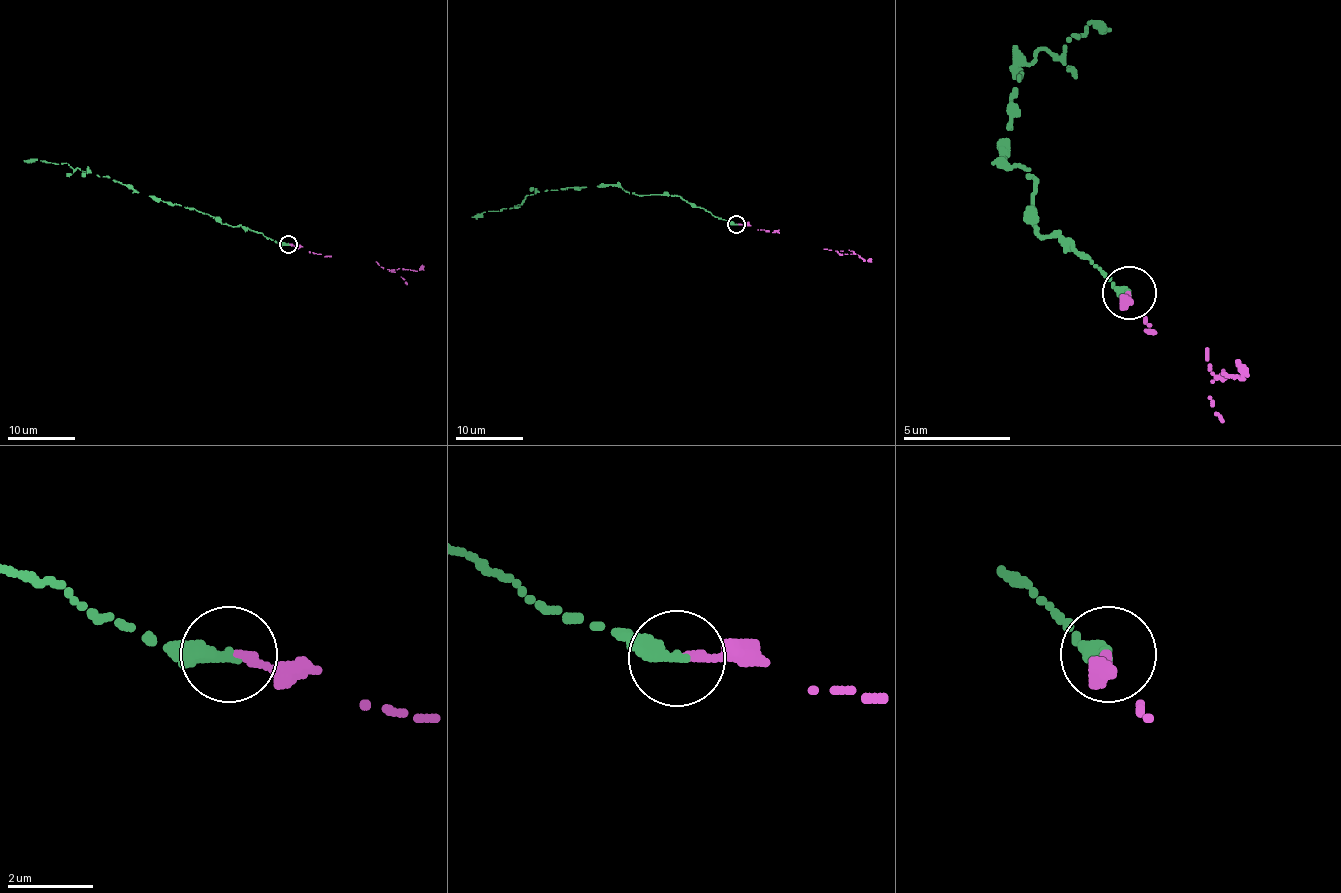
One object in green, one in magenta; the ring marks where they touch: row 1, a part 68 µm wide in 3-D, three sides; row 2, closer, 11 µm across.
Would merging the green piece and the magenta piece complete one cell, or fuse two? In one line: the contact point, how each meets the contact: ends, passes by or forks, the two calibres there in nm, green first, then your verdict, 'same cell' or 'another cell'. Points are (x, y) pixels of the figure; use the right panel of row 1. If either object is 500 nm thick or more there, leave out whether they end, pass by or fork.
(1129, 293) | green ends | magenta ends | 360/200 nm | same cell

